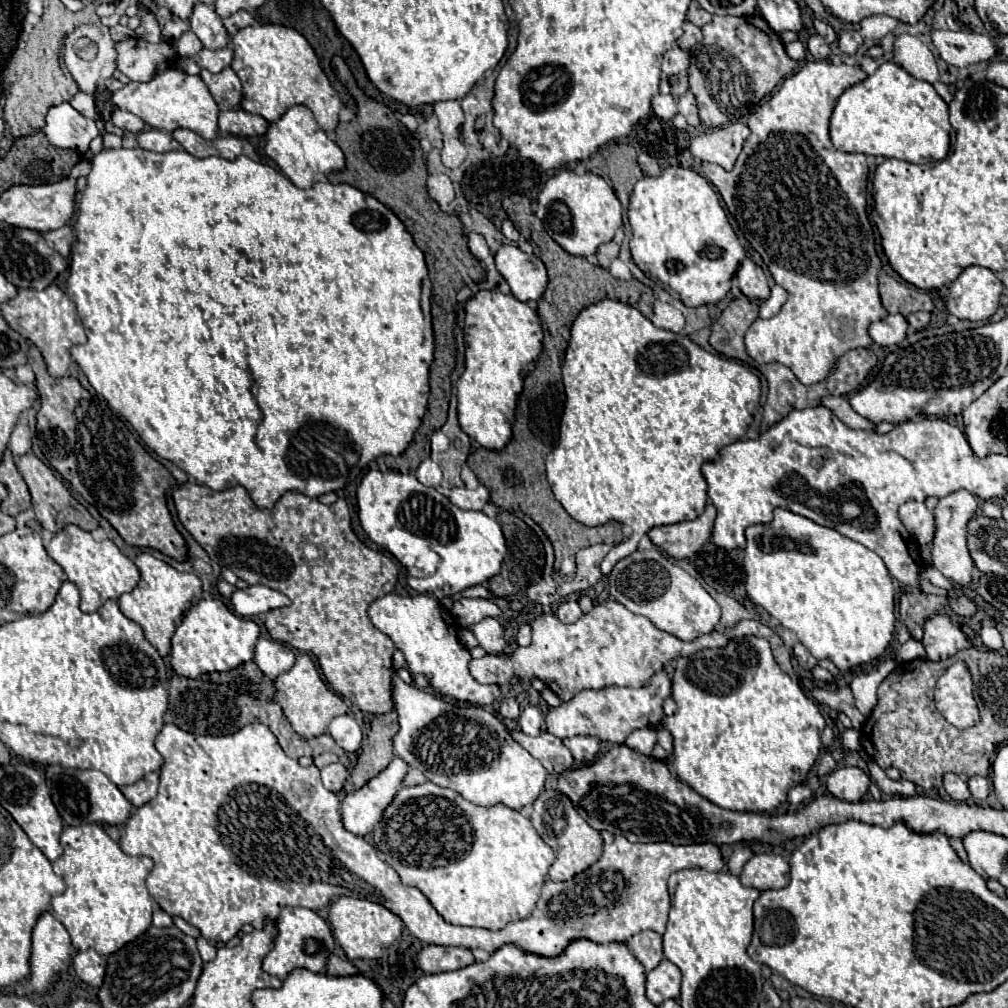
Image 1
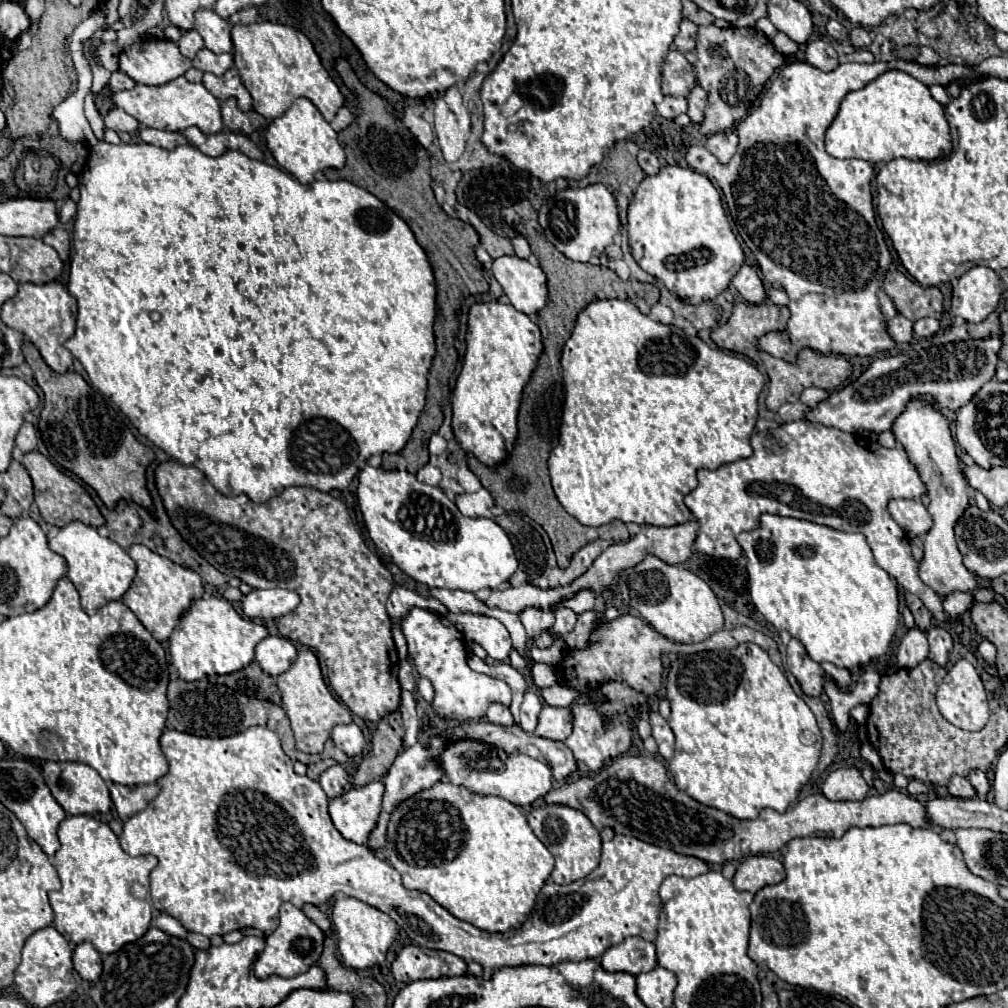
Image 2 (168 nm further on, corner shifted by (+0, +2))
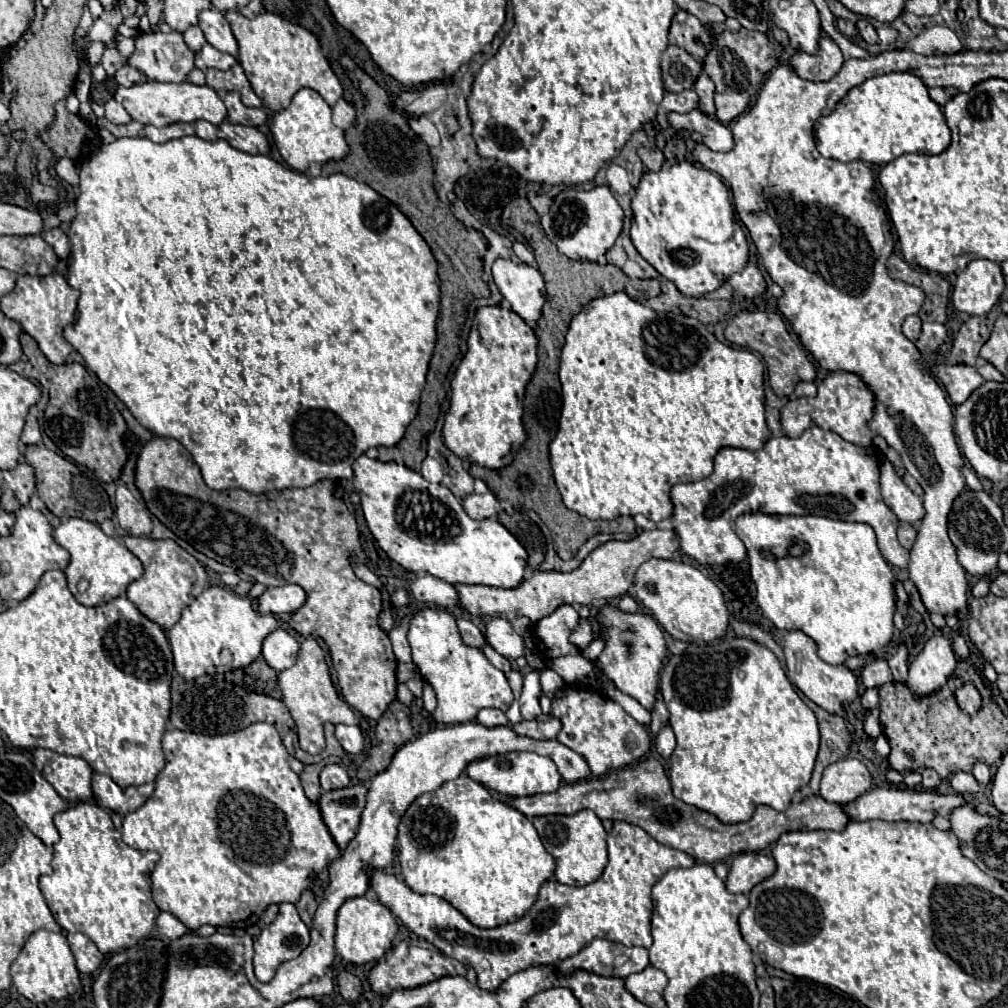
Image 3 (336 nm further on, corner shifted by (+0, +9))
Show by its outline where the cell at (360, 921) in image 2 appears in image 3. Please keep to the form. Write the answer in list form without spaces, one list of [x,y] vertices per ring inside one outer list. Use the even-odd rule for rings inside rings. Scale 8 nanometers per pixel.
[[[366,895],[352,897],[344,901],[344,905],[338,909],[336,915],[336,951],[344,961],[364,965],[368,961],[380,959],[390,949],[396,931],[398,925],[388,907],[368,899]]]

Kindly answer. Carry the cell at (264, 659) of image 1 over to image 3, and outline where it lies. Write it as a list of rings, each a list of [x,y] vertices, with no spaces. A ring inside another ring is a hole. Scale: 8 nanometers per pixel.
[[[284,629],[272,631],[262,643],[262,657],[276,671],[284,671],[290,665],[294,665],[296,655],[298,655],[298,641]]]

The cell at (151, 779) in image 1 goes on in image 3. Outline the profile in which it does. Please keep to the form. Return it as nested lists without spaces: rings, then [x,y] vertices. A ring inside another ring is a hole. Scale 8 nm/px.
[[[94,773],[92,789],[94,795],[100,799],[102,807],[126,815],[146,803],[146,799],[154,793],[154,783],[144,783],[138,787],[118,787],[110,777],[102,773]]]

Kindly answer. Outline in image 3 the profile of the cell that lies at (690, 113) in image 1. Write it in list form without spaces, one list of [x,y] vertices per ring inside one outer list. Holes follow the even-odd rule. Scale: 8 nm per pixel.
[[[700,73],[700,77],[696,79],[694,83],[694,91],[698,93],[700,97],[700,103],[698,103],[698,109],[702,113],[706,113],[708,117],[714,117],[714,83],[710,81],[710,77],[706,73]]]

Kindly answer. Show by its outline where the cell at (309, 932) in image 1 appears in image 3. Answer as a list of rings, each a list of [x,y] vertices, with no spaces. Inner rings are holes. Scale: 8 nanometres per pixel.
[[[282,903],[278,917],[268,927],[262,929],[260,937],[254,939],[254,973],[256,973],[256,979],[262,983],[270,981],[274,977],[276,969],[280,967],[280,963],[296,959],[308,945],[310,945],[310,929],[300,919],[296,905]]]

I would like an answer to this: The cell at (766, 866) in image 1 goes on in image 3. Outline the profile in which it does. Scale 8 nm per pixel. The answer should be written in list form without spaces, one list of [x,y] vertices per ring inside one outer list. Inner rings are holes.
[[[740,853],[734,857],[730,873],[726,877],[726,887],[732,893],[748,895],[754,885],[772,877],[776,871],[776,861],[764,853]]]

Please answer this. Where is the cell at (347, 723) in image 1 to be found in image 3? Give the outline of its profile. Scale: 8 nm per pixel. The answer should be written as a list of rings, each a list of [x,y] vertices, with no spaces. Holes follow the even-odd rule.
[[[338,725],[336,727],[336,739],[344,747],[346,753],[360,753],[364,747],[362,731],[358,725]]]

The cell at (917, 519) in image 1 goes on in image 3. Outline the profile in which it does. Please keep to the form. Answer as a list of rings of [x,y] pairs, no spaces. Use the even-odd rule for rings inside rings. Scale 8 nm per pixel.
[[[884,459],[882,467],[880,467],[880,485],[882,485],[884,503],[894,511],[894,515],[900,521],[916,523],[926,515],[922,499],[918,495],[914,495],[906,487],[906,483],[894,473],[892,463],[888,459]]]

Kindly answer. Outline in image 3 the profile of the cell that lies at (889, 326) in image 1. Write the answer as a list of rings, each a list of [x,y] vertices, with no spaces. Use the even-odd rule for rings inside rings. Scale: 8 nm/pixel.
[[[910,315],[910,317],[906,317],[904,323],[902,323],[902,333],[904,333],[910,341],[914,341],[914,339],[920,335],[920,325],[922,325],[920,317],[918,317],[918,315]]]

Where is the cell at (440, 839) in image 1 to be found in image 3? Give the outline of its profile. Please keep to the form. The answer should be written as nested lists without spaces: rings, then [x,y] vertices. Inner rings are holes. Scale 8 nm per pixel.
[[[462,773],[460,777],[452,779],[452,781],[446,781],[442,787],[438,787],[436,791],[432,793],[424,793],[420,795],[408,809],[406,813],[402,815],[402,821],[398,825],[398,859],[400,859],[400,865],[402,865],[402,875],[404,875],[404,881],[406,885],[416,891],[416,893],[430,893],[430,895],[438,895],[442,899],[446,899],[450,905],[454,905],[470,923],[474,923],[476,927],[498,927],[498,925],[506,925],[506,923],[514,923],[518,921],[528,909],[530,905],[536,901],[536,895],[538,895],[538,889],[544,881],[548,881],[552,875],[554,875],[554,857],[550,857],[550,853],[544,849],[532,821],[522,815],[518,809],[514,809],[512,805],[508,805],[506,801],[494,797],[482,783],[470,779],[466,773]]]

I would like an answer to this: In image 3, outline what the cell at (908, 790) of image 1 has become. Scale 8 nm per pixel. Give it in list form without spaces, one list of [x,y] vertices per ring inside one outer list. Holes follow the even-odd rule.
[[[922,769],[920,771],[922,773],[922,787],[924,789],[934,789],[934,787],[938,787],[940,785],[940,777],[938,777],[938,773],[934,773],[932,769]]]

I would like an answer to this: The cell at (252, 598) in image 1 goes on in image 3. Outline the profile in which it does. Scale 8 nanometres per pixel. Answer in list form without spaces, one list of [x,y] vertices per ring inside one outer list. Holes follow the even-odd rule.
[[[282,585],[282,587],[268,587],[258,597],[260,613],[294,613],[306,601],[306,593],[300,585]]]

